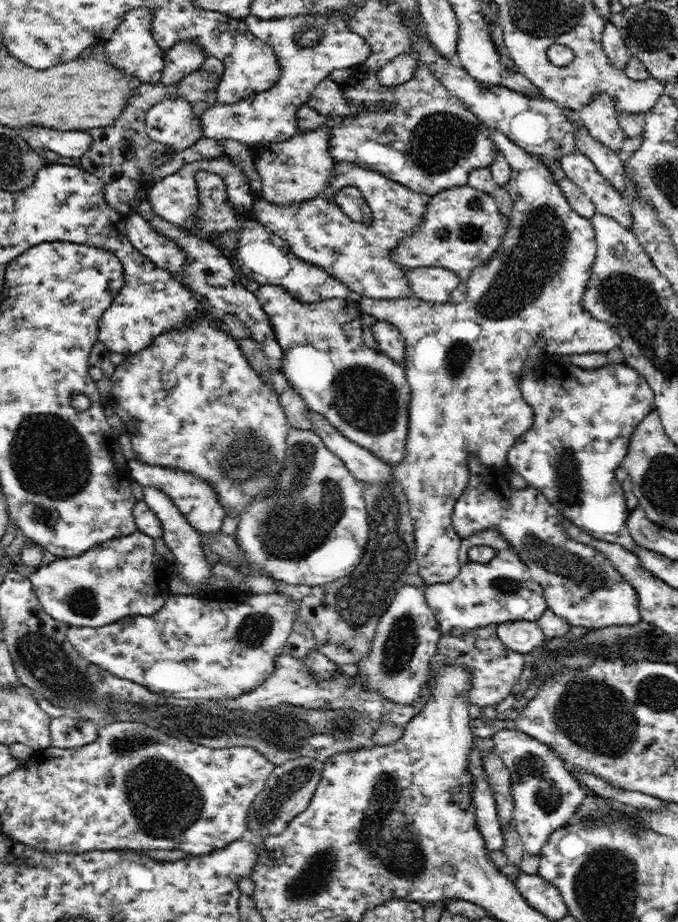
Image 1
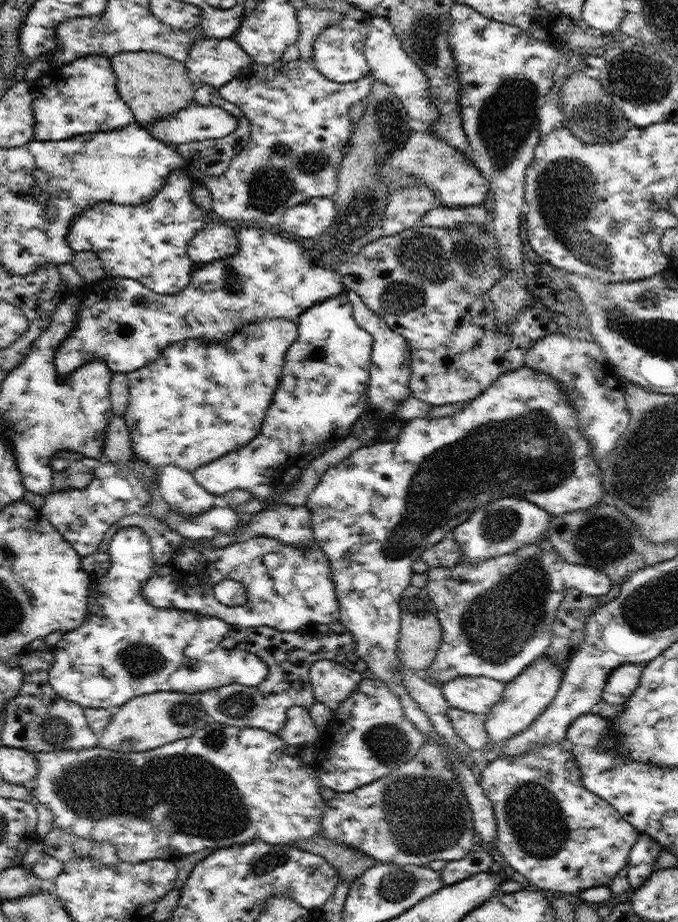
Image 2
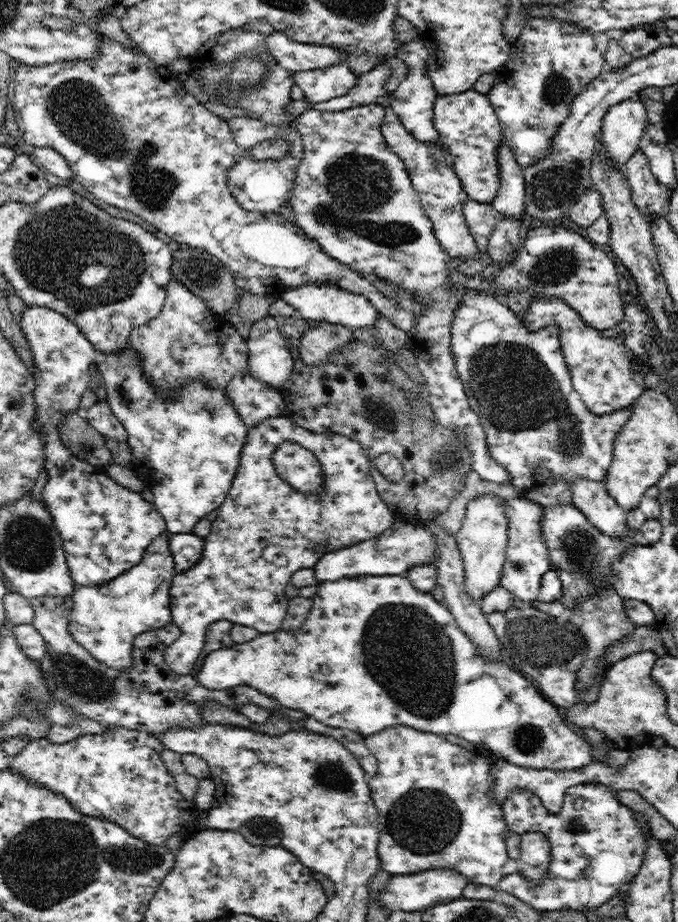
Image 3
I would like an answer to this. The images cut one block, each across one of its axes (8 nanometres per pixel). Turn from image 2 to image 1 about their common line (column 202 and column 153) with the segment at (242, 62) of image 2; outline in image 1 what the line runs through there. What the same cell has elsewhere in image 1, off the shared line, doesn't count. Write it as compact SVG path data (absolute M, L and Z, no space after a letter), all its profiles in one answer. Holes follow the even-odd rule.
M139 7L128 10L103 47L106 58L116 68L124 70L141 83L160 84L165 52L158 47L151 34L151 20L152 13L149 8Z

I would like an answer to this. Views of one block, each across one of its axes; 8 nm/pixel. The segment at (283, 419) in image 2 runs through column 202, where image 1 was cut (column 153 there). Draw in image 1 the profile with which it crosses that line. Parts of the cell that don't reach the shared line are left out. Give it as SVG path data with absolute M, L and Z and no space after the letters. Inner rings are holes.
M134 458L128 461L131 475L142 486L153 486L168 495L180 512L200 534L214 534L222 528L222 520L226 518L226 509L222 507L214 485L192 473L170 467L150 465Z

